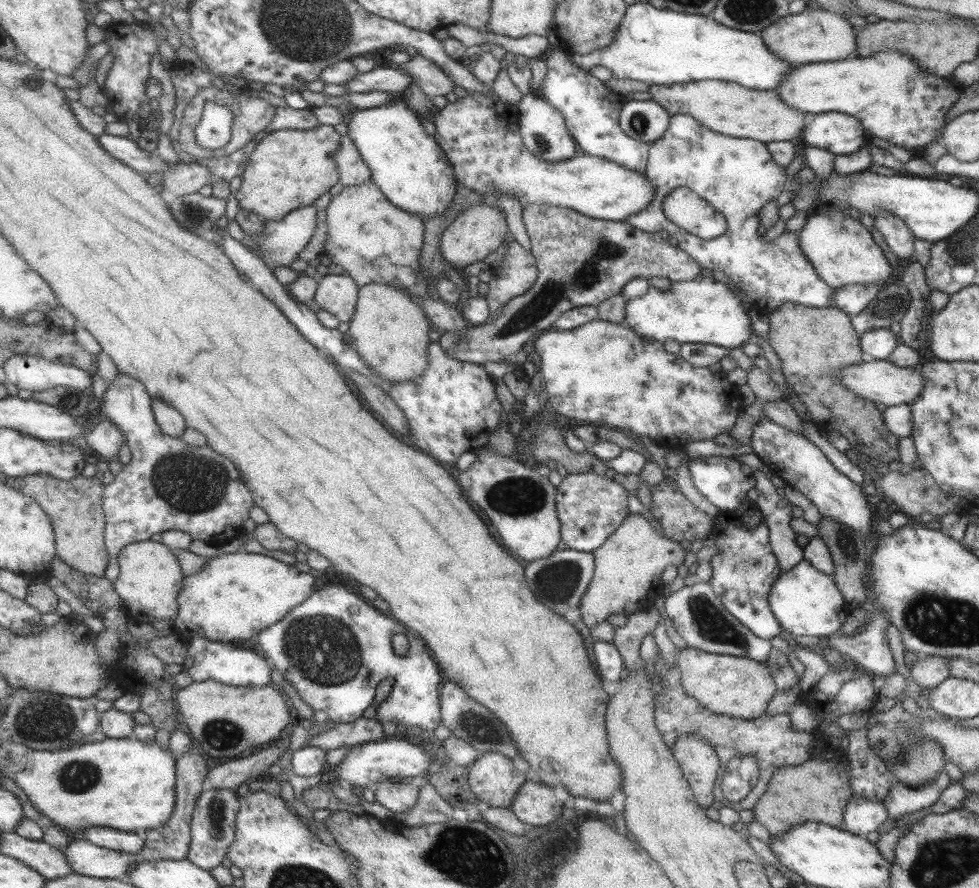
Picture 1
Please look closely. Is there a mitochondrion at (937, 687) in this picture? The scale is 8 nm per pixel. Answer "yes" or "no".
no

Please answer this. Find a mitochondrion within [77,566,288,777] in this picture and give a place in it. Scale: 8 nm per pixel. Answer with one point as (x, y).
(222, 736)

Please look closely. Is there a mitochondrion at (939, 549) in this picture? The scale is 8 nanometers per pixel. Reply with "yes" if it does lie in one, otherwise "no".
no

